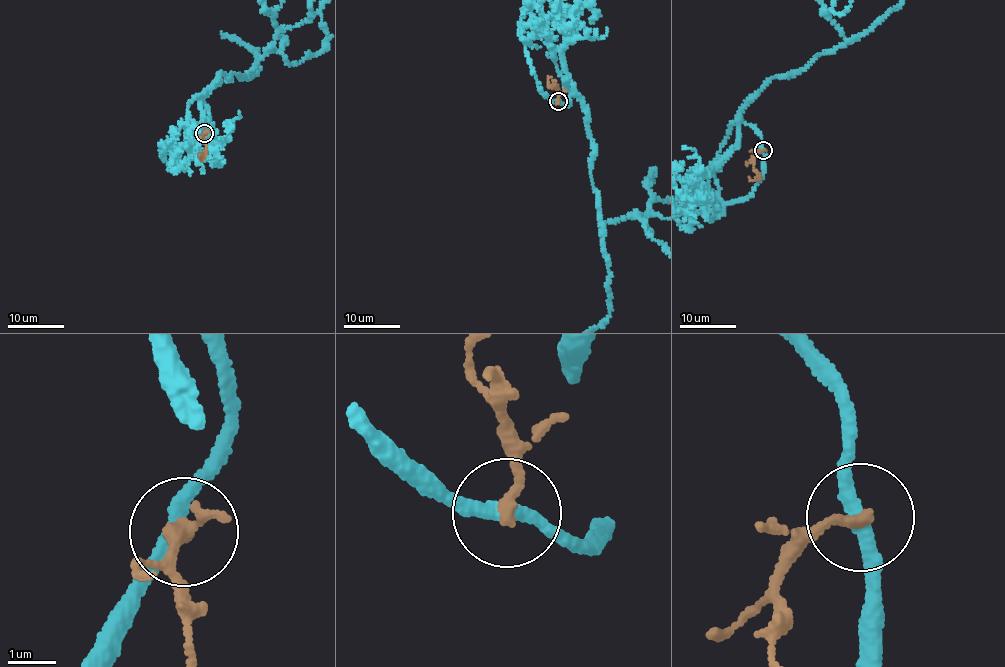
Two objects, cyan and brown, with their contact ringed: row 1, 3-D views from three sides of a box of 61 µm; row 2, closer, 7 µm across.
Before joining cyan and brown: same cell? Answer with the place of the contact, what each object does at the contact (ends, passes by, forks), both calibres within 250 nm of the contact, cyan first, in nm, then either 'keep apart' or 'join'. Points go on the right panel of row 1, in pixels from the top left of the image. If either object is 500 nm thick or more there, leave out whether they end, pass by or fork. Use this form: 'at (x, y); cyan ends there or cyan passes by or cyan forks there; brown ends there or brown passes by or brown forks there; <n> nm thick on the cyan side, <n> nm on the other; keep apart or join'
at (763, 150); cyan passes by; brown ends there; 280 nm thick on the cyan side, 220 nm on the other; keep apart

